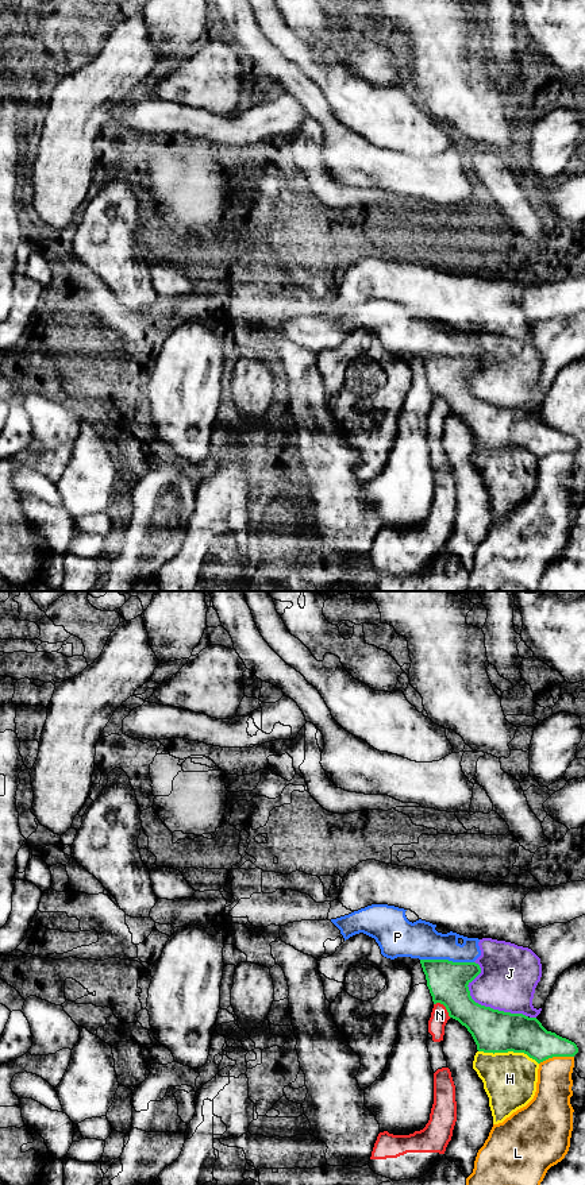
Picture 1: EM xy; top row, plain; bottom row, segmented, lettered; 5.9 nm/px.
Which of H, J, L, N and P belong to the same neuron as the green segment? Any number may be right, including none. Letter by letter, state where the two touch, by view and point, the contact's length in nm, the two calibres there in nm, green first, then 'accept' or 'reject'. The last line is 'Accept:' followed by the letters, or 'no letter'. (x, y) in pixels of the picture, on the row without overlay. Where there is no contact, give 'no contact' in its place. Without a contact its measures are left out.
H: xy (508, 446) | 360 nm | 260/320 nm | reject
J: xy (480, 400) | 460 nm | 260/340 nm | reject
L: xy (555, 451) | 220 nm | 220/220 nm | reject
N: xy (445, 401) | 130 nm | 240/110 nm | reject
P: xy (447, 355) | 320 nm | 240/220 nm | reject
Accept: no letter

